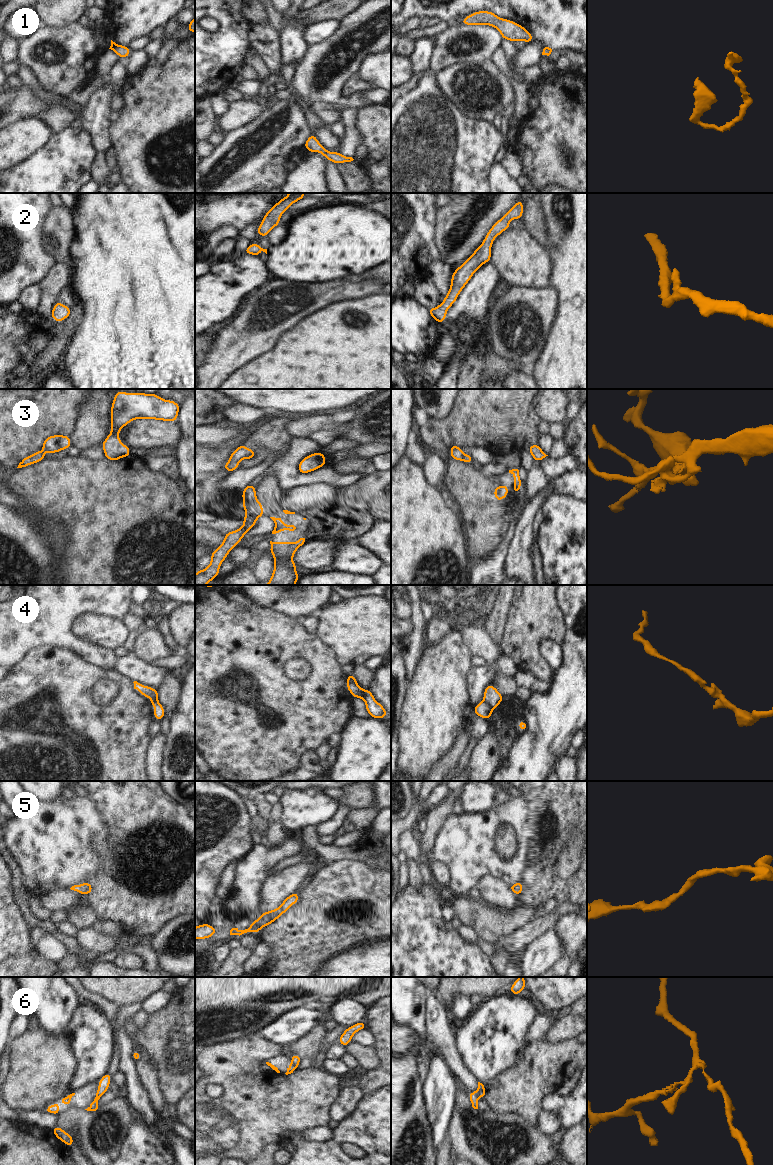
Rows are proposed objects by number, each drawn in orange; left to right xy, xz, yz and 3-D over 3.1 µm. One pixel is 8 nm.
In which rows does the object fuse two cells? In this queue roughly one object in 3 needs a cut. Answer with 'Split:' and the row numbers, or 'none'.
Split: 4, 6

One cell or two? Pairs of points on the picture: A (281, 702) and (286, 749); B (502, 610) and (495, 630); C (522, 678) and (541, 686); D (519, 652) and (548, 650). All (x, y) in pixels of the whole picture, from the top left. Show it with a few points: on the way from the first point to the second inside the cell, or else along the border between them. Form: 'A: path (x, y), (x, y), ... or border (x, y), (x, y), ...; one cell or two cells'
A: path (281, 714), (286, 722), (286, 737); one cell
B: path (499, 615), (495, 625); one cell
C: path (527, 680), (536, 685); one cell
D: border (544, 640), (540, 646), (540, 652), (552, 672); two cells

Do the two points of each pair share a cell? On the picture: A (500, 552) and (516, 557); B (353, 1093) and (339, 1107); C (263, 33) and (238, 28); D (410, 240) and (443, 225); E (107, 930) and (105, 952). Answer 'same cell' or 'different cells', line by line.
A: different cells
B: same cell
C: different cells
D: different cells
E: different cells

